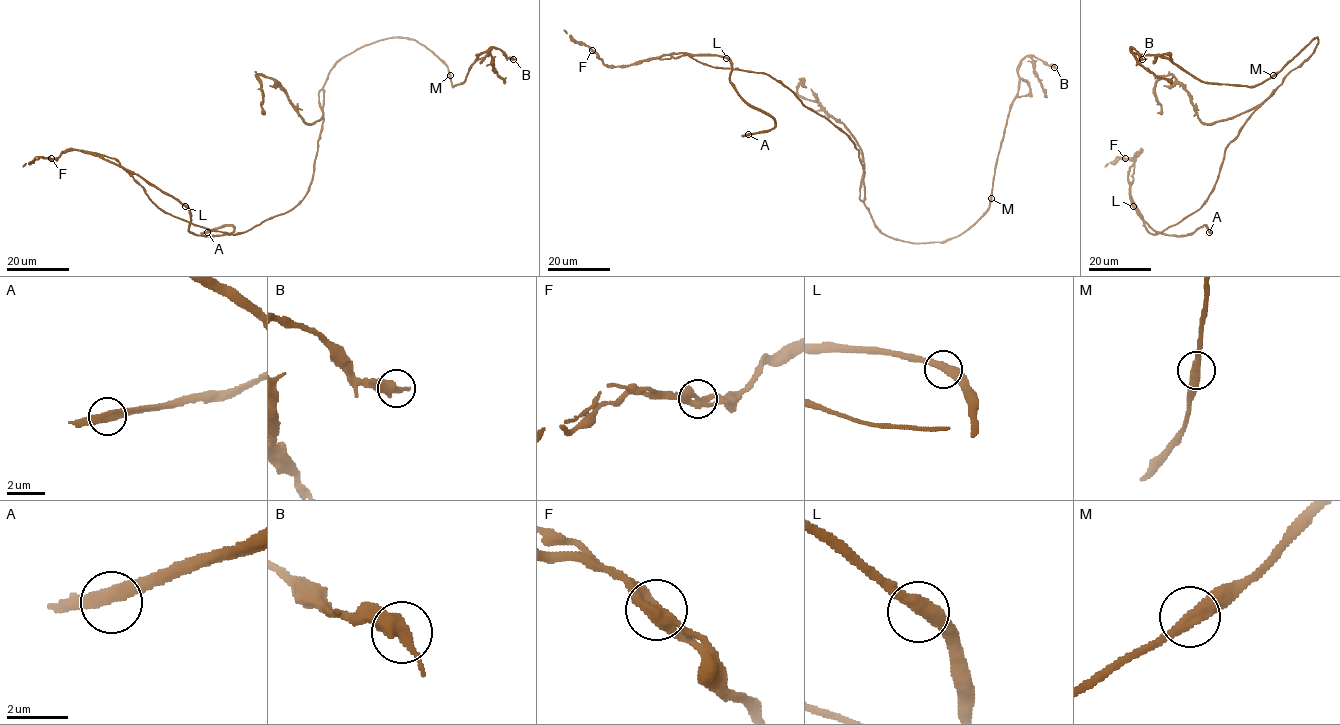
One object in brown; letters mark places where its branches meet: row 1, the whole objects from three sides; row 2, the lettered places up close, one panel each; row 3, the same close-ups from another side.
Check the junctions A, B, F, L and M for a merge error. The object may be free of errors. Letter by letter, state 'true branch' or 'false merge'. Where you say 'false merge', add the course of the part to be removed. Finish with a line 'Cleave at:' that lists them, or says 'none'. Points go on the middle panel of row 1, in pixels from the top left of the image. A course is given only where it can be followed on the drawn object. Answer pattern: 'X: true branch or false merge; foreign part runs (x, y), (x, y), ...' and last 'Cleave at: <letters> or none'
A: true branch
B: true branch
F: false merge; foreign part runs (592, 49), (611, 67), (678, 53), (725, 56), (735, 90), (774, 121), (767, 130), (741, 135)
L: true branch
M: true branch
Cleave at: F

